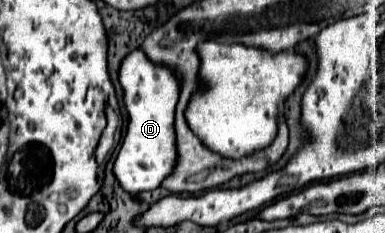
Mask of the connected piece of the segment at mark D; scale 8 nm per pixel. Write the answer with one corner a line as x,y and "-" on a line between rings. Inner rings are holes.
140,49
128,53
120,63
118,81
124,89
124,107
128,113
128,127
122,139
118,157
114,161
114,177
128,193
140,193
156,189
162,179
176,165
174,145
174,107
178,103
180,85
172,75
172,69
154,65
144,57

